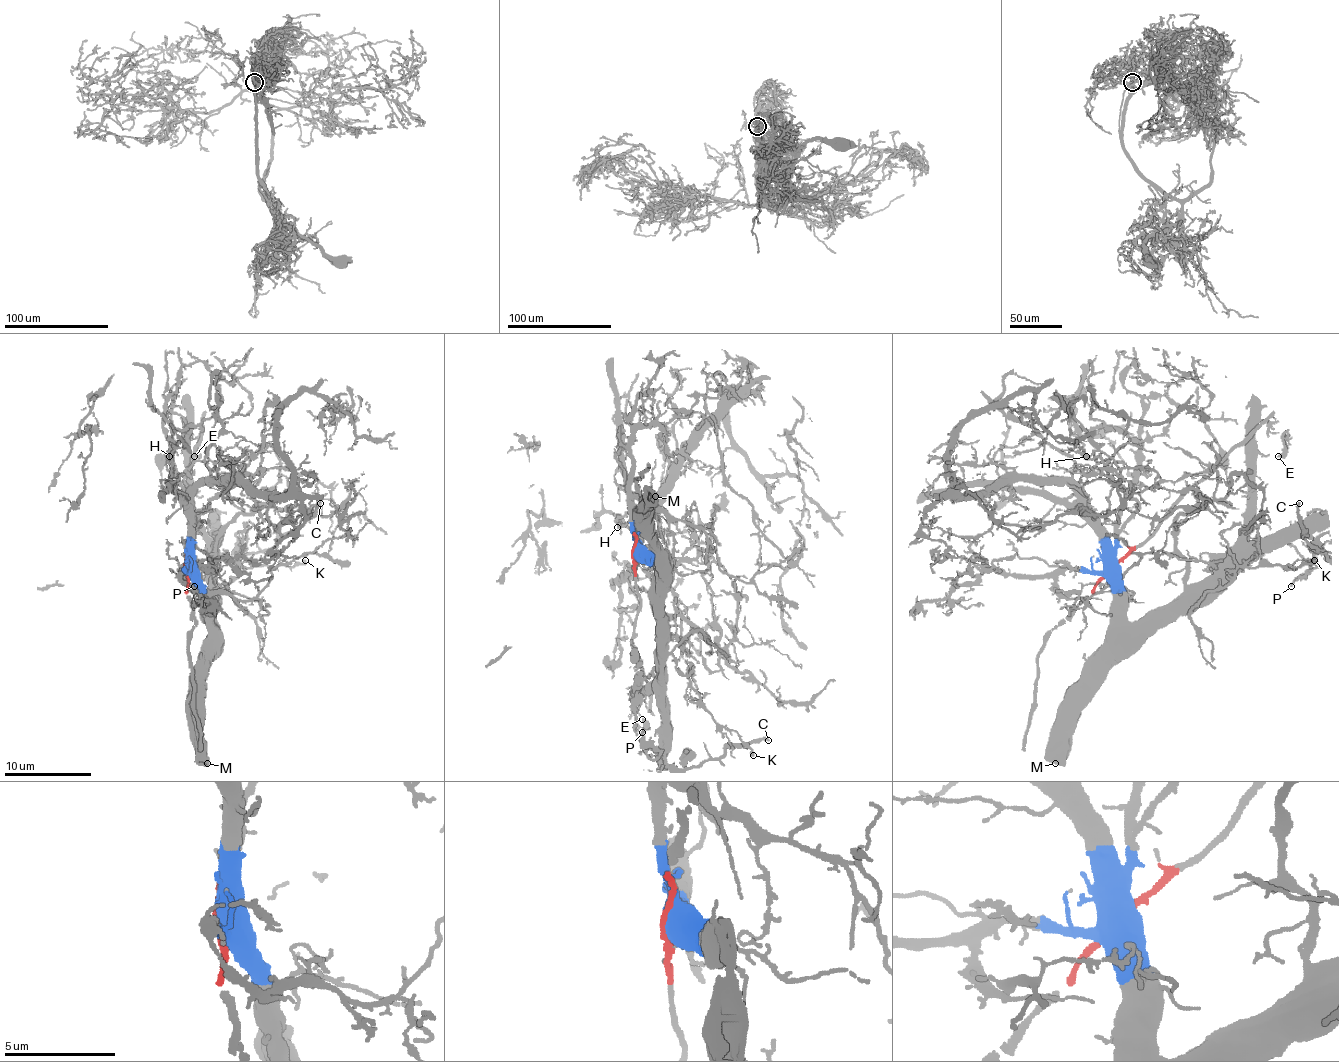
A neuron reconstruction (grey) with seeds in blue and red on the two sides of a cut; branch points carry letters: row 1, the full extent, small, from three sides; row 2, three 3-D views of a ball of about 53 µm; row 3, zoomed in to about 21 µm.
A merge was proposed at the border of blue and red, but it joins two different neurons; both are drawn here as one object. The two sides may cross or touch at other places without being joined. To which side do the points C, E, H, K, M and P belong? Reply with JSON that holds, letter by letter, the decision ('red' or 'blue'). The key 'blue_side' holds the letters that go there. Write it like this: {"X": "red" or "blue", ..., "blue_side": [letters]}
{"C": "blue", "E": "blue", "H": "blue", "K": "blue", "M": "blue", "P": "blue", "blue_side": ["C", "E", "H", "K", "M", "P"]}

